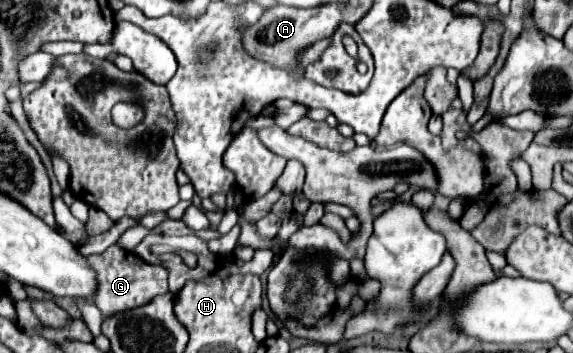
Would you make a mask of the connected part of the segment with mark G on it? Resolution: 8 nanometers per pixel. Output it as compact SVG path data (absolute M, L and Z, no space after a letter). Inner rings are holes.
M110 245L100 255L90 255L88 263L96 271L96 293L92 295L94 305L102 311L102 315L112 315L124 309L134 309L146 305L156 295L168 291L166 269L160 265L150 265L142 261L138 255L120 249L118 245Z

